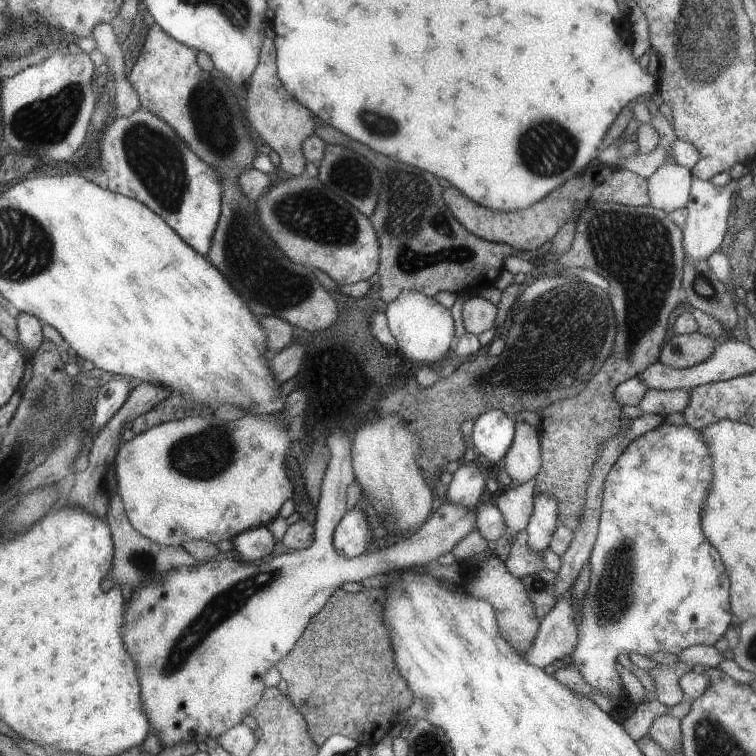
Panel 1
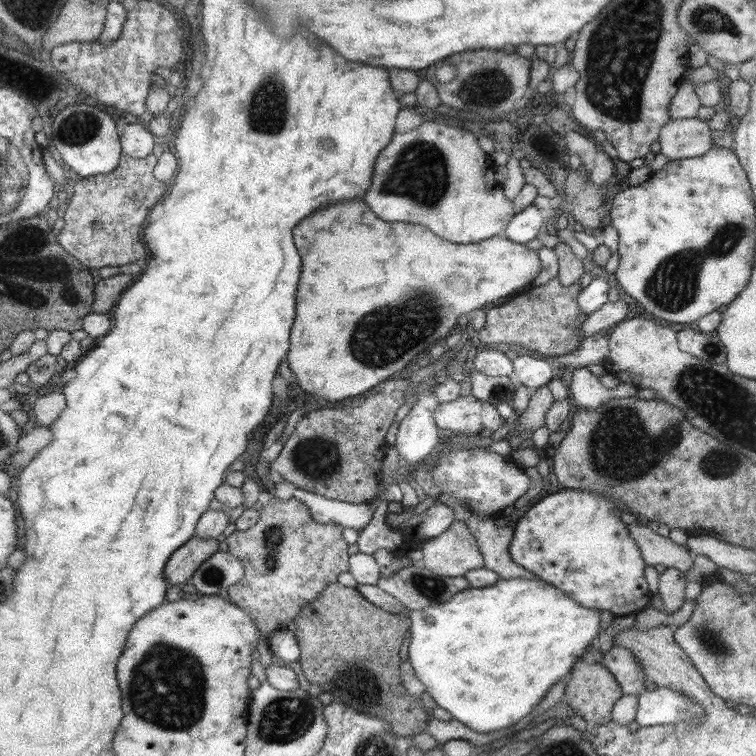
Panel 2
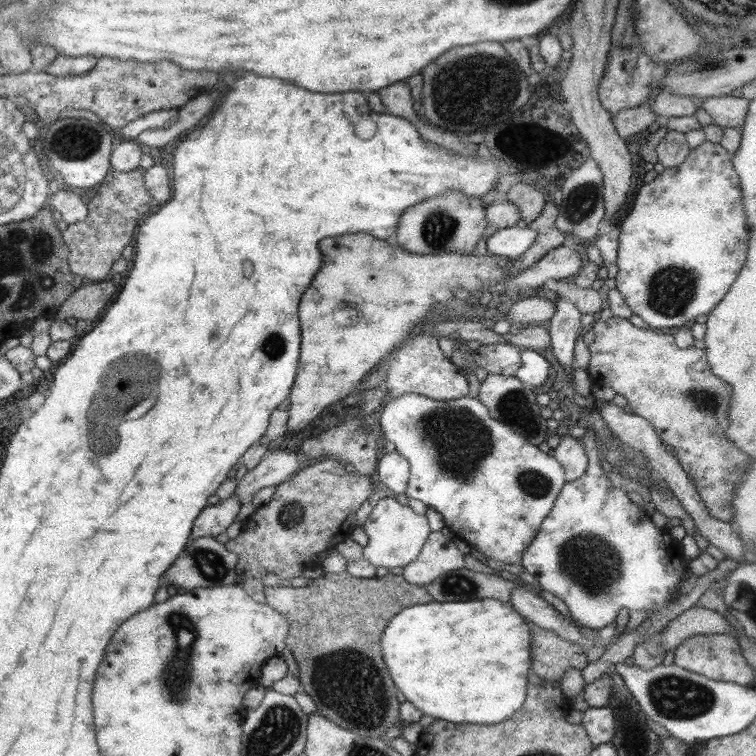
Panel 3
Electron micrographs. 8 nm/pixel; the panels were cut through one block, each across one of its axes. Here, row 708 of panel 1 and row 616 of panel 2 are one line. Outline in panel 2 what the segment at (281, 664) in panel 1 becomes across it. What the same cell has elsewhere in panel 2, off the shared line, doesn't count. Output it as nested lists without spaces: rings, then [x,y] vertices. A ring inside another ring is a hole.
[[[338,582],[331,583],[311,603],[307,603],[295,620],[297,623],[296,641],[301,647],[299,662],[304,677],[311,684],[317,684],[322,692],[332,694],[333,701],[341,701],[356,711],[381,717],[390,723],[396,735],[411,738],[424,731],[431,715],[418,698],[411,698],[399,680],[399,646],[403,634],[409,629],[409,619],[402,612],[387,612],[371,604],[355,588],[343,587]]]

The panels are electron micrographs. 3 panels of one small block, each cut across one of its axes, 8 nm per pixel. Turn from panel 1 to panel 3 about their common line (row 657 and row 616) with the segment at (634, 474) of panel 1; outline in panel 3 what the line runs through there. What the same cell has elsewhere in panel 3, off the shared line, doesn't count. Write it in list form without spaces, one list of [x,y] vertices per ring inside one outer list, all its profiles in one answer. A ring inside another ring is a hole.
[[[593,432],[584,434],[581,444],[587,457],[587,468],[575,480],[566,482],[559,491],[554,507],[542,520],[538,534],[523,551],[519,562],[525,572],[540,583],[541,589],[551,592],[567,606],[571,619],[579,625],[599,631],[615,622],[619,610],[653,612],[665,608],[677,592],[679,580],[686,574],[688,564],[683,562],[680,542],[675,542],[664,528],[653,526],[649,515],[625,496],[625,489],[609,488],[609,480],[599,468],[603,452],[596,445]]]

